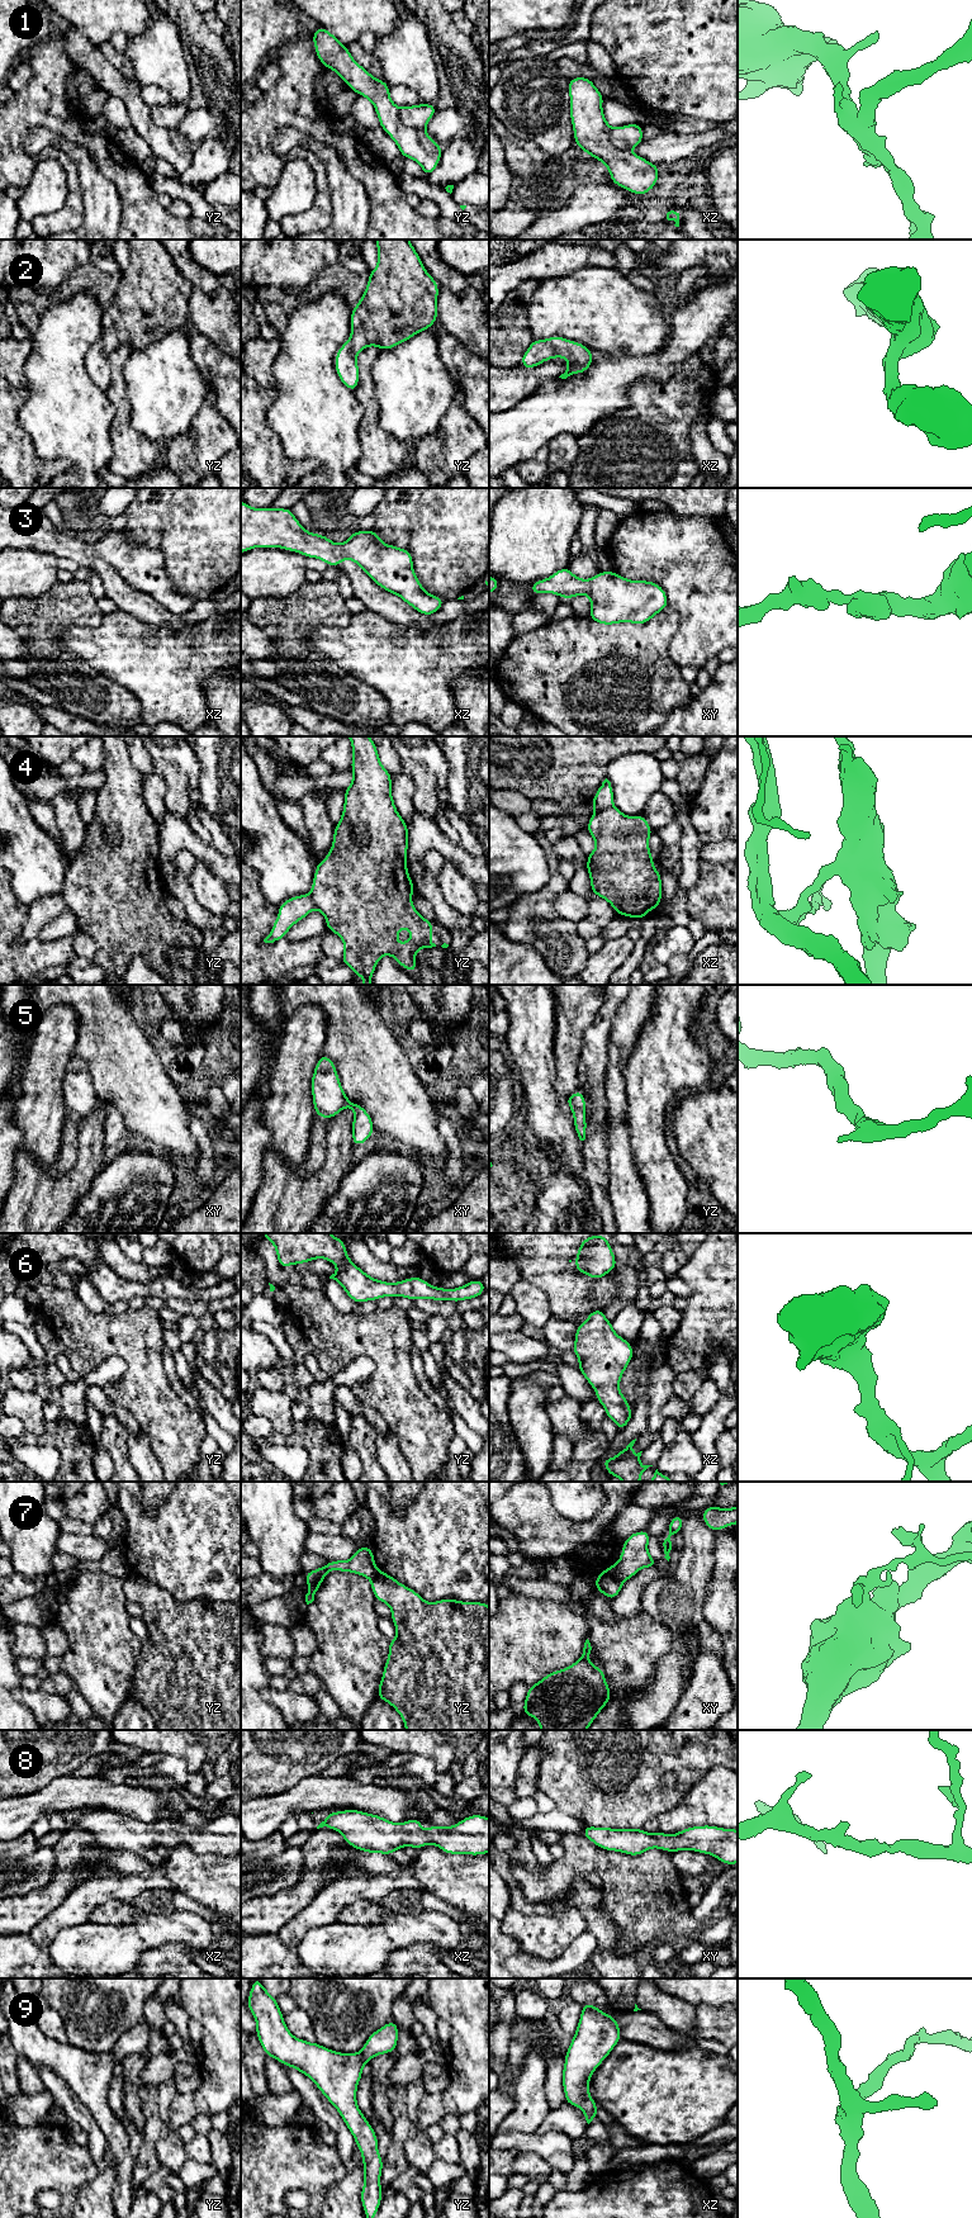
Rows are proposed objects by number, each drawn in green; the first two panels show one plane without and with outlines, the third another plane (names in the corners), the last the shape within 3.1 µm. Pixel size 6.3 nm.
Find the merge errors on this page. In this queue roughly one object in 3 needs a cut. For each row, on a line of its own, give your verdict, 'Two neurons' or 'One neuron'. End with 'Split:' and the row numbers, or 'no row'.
1: Two neurons
2: One neuron
3: One neuron
4: Two neurons
5: One neuron
6: One neuron
7: Two neurons
8: One neuron
9: One neuron
Split: 1, 4, 7

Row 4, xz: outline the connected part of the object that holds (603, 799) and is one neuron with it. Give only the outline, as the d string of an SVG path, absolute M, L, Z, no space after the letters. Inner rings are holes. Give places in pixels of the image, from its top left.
M606 778L596 792L592 806L594 811L601 811L613 806L613 790L611 782Z

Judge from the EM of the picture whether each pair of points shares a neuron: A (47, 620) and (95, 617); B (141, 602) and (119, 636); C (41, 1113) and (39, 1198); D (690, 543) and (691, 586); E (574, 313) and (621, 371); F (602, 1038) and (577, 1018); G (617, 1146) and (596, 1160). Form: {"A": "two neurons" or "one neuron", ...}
{"A": "one neuron", "B": "two neurons", "C": "two neurons", "D": "one neuron", "E": "two neurons", "F": "two neurons", "G": "two neurons"}

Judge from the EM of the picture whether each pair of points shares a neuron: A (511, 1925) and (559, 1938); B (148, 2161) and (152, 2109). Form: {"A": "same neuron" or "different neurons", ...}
{"A": "same neuron", "B": "same neuron"}

